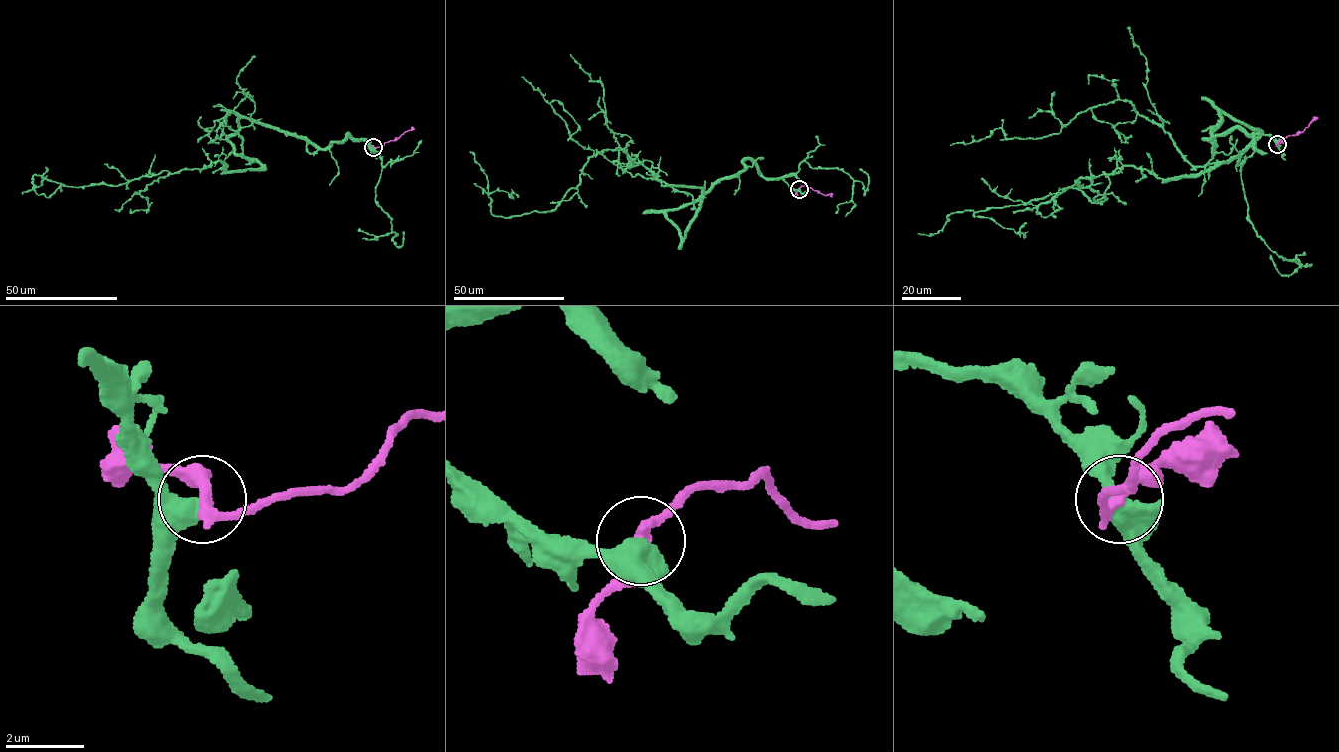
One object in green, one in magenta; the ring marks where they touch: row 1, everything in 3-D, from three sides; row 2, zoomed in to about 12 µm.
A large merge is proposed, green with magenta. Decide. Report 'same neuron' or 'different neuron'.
different neuron

